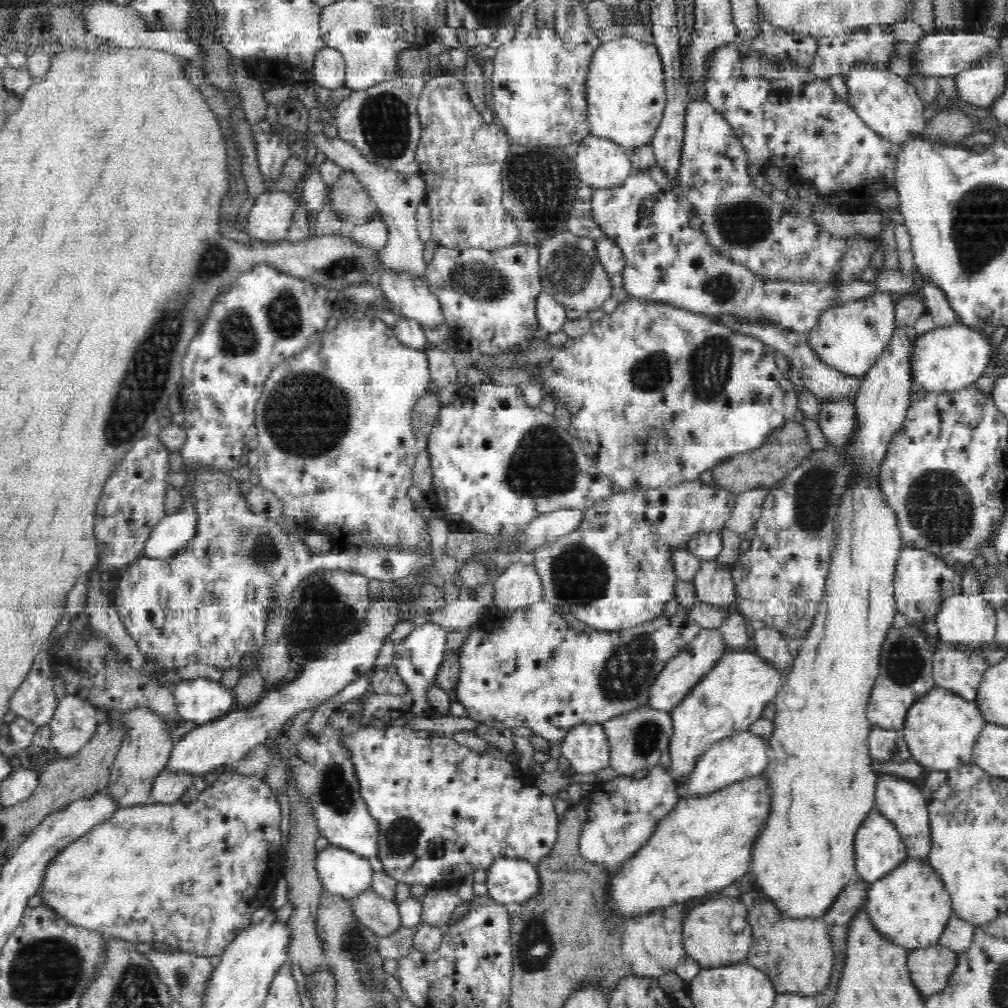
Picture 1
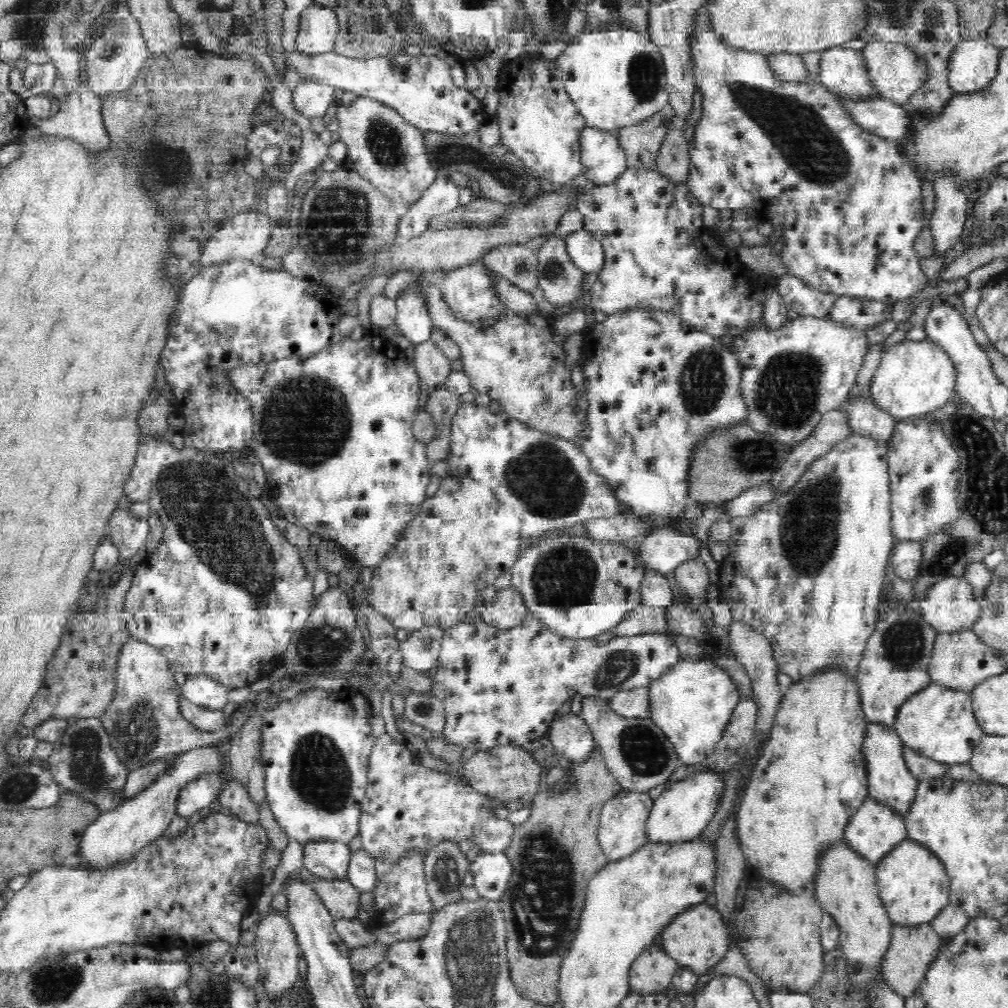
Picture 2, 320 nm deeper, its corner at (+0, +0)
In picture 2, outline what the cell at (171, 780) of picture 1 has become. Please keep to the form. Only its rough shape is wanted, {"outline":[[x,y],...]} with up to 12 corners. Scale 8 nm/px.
{"outline":[[222,774],[192,779],[177,798],[190,817],[216,801]]}

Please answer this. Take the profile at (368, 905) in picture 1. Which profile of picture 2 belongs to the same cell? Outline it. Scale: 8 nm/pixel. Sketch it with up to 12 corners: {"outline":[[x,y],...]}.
{"outline":[[350,881],[311,886],[336,919],[360,918],[361,894]]}

